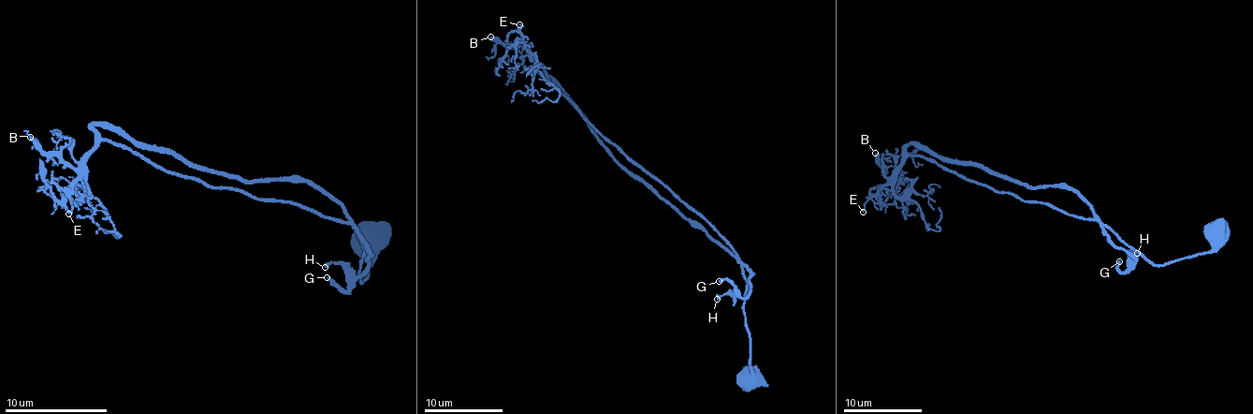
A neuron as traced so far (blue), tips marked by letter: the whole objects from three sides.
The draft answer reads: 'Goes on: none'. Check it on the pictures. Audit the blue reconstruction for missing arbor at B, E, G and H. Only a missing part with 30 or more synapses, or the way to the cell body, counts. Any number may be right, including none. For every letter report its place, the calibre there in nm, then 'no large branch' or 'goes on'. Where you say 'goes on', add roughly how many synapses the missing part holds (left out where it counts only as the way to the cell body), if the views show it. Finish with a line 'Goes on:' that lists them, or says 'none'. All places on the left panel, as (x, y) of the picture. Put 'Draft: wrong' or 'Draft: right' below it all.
B: place (30, 137); calibre 320 nm; no large branch
E: place (68, 214); calibre 130 nm; no large branch
G: place (327, 277); calibre 280 nm; goes on; 60 synapses
H: place (325, 267); calibre 240 nm; no large branch
Goes on: G
Draft: wrong

